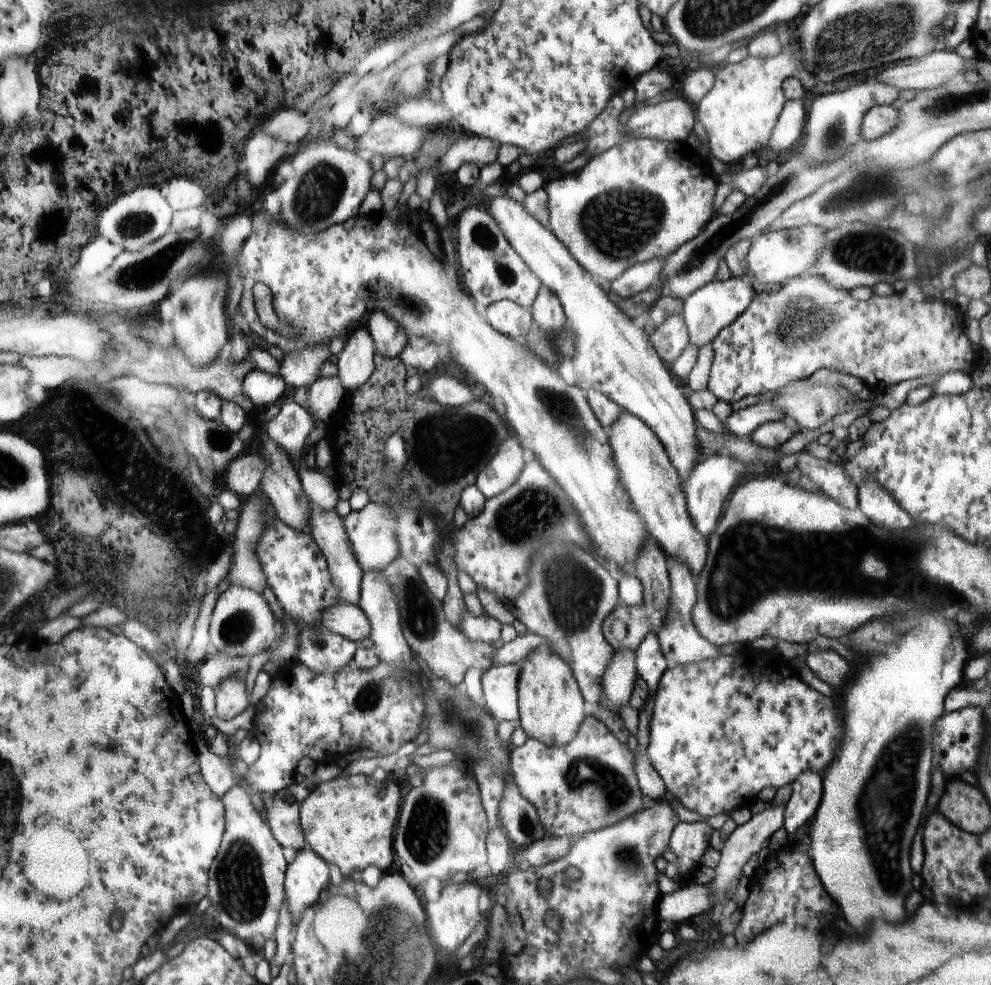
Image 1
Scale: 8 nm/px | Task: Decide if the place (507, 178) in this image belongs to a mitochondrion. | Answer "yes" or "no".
no

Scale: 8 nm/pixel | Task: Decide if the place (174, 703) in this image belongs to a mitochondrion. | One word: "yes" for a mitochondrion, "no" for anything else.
no

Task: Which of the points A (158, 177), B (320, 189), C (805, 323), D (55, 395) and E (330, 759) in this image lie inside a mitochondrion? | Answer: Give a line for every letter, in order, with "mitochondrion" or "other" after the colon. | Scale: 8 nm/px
A: other
B: mitochondrion
C: mitochondrion
D: other
E: other

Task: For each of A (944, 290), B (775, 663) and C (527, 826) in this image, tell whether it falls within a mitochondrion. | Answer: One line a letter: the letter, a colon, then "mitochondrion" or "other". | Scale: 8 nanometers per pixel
A: other
B: other
C: mitochondrion

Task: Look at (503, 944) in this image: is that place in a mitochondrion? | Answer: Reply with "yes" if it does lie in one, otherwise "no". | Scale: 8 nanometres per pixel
no

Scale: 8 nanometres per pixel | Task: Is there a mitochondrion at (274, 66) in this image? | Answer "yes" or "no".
no

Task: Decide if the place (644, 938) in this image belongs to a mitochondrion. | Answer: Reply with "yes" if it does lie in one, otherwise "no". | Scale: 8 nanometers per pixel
no

